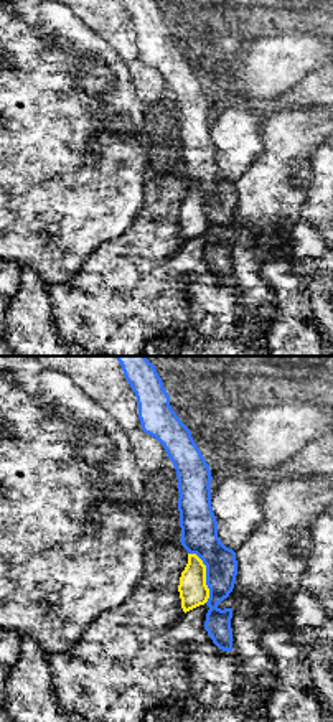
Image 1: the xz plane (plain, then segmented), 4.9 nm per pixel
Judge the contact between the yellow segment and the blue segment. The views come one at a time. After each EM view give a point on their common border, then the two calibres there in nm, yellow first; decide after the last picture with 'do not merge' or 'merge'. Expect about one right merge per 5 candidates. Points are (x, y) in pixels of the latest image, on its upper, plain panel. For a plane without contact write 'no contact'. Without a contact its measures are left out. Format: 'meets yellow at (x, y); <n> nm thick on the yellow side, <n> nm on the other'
meets yellow at (205, 206); 140 nm thick on the yellow side, 180 nm on the other

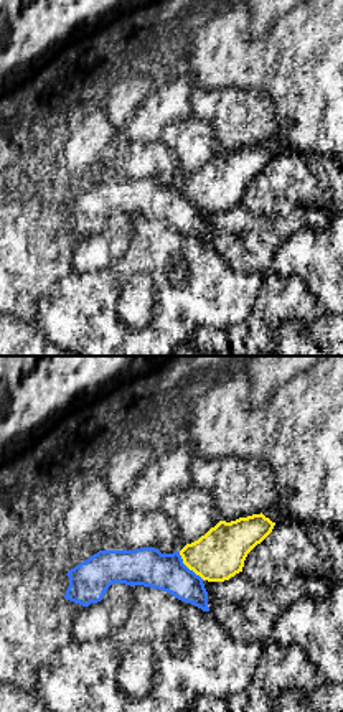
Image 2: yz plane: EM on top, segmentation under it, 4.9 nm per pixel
meets yellow at (188, 198); 240 nm thick on the yellow side, 190 nm on the other

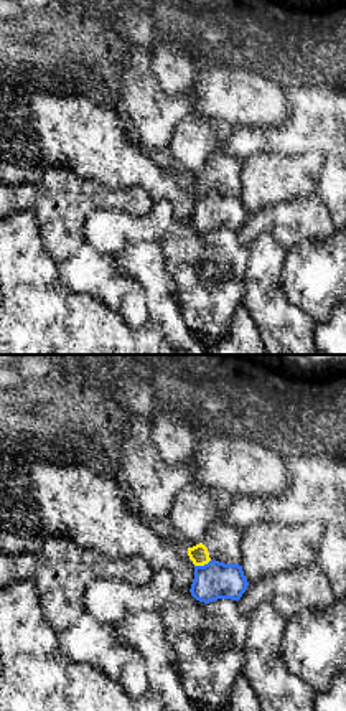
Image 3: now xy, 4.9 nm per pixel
meets yellow at (203, 195); 90 nm thick on the yellow side, 180 nm on the other

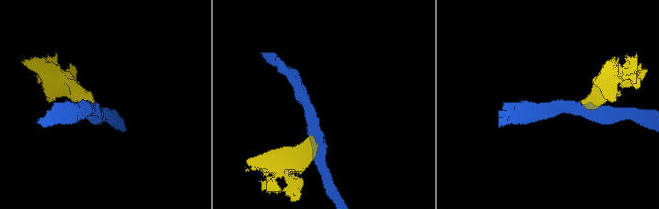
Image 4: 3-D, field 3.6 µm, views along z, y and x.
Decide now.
do not merge

